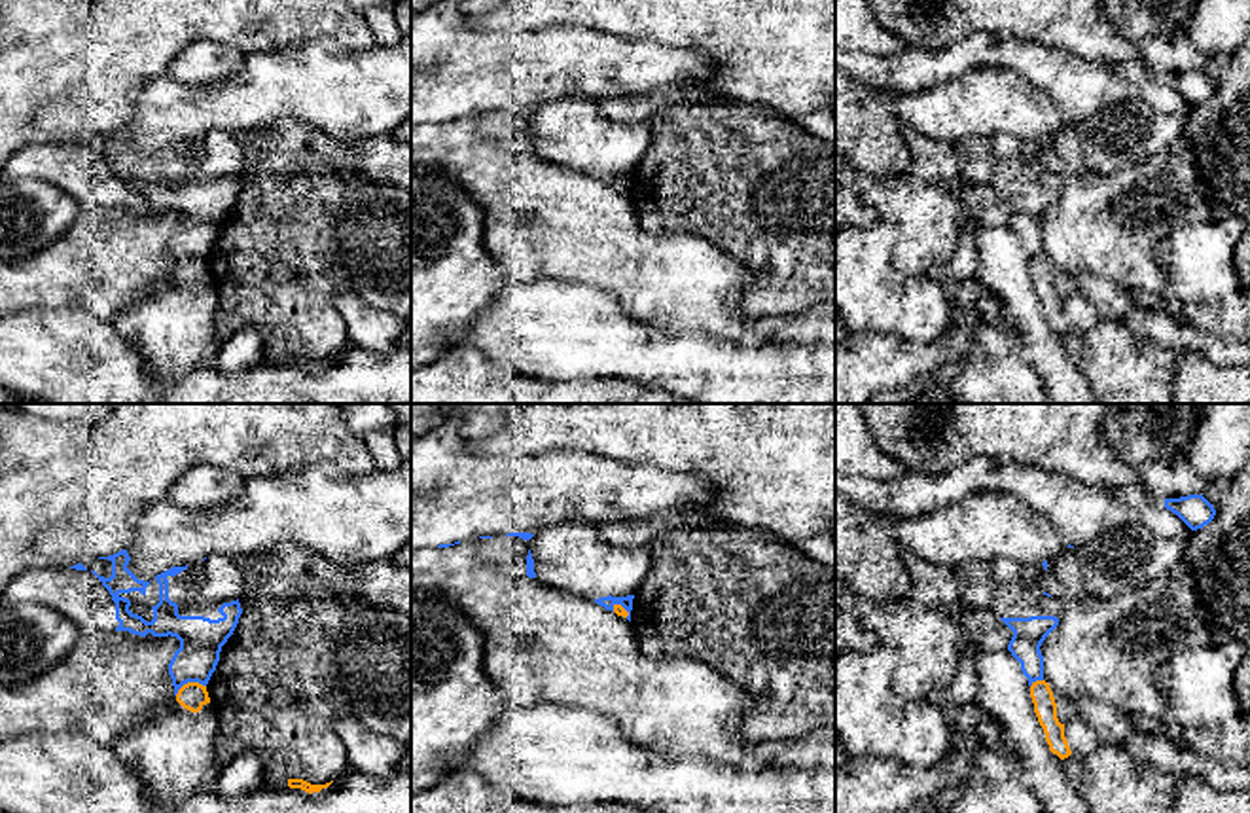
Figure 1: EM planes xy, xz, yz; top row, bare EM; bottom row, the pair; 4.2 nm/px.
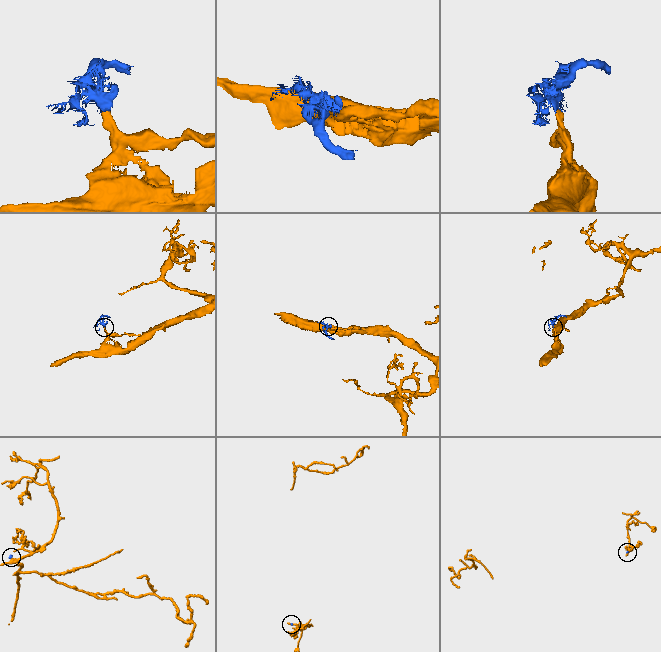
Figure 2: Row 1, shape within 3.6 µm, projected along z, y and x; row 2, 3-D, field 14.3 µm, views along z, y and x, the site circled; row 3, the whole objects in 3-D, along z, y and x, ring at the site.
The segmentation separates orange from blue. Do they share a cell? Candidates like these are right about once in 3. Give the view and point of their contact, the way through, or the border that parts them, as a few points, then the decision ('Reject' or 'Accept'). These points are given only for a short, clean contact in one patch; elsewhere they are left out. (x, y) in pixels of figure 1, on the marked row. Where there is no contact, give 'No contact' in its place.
Touches orange at xy (190, 683). Boundary: xy (205, 685), (186, 683), (175, 694). Reject

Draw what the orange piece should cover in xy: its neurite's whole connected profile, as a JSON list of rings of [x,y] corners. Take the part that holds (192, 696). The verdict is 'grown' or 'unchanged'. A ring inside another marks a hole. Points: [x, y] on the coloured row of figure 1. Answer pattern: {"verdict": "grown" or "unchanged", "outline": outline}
{"verdict": "unchanged", "outline": [[[188,682],[178,690],[176,701],[184,709],[191,713],[199,713],[206,703],[210,703],[210,697],[208,697],[206,686],[199,682]]]}

